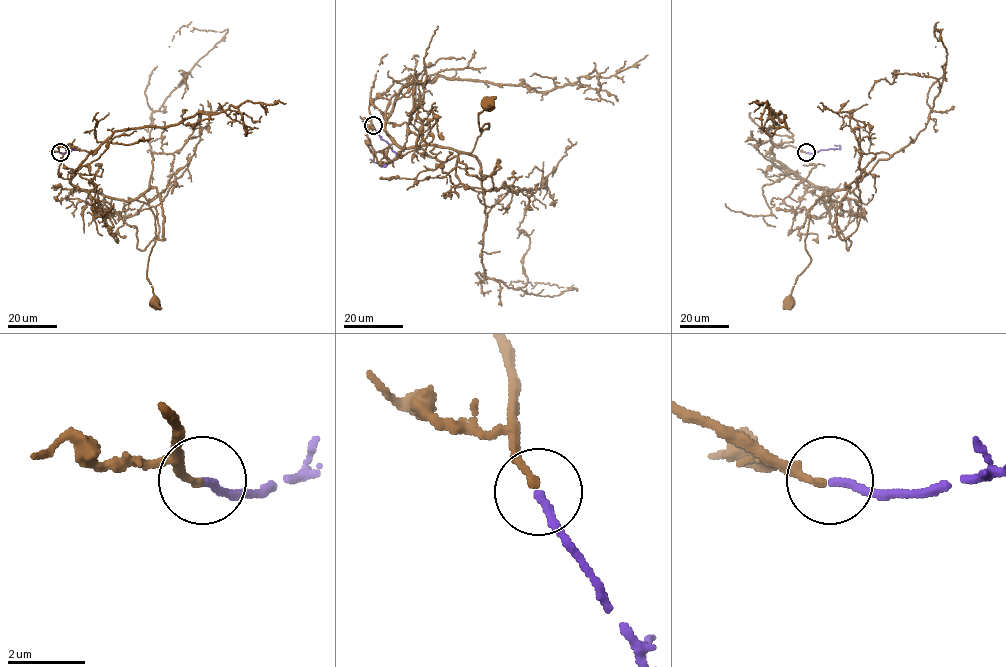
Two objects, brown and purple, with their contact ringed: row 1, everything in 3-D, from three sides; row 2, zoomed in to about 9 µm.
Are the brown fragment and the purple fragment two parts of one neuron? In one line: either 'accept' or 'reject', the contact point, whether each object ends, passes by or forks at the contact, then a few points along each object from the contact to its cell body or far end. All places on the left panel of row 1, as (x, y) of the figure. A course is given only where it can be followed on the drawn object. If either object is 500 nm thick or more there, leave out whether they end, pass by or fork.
accept; at (60, 152); brown ends there; purple ends there; brown runs (60, 152), (58, 145), (94, 151), (71, 177), (84, 190), (144, 196), (154, 217), (147, 277), (154, 302); purple runs (60, 152), (79, 148), (58, 145)

